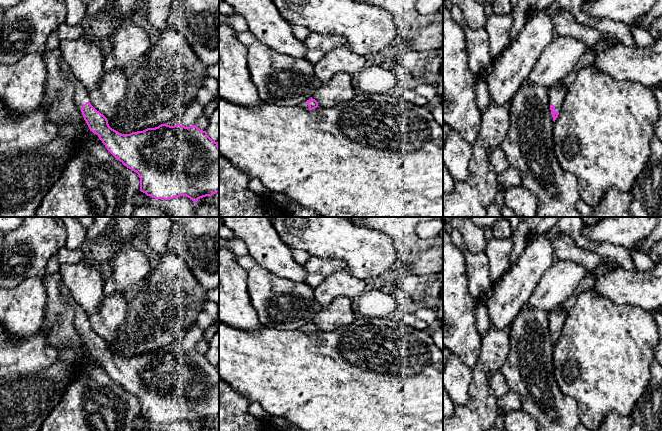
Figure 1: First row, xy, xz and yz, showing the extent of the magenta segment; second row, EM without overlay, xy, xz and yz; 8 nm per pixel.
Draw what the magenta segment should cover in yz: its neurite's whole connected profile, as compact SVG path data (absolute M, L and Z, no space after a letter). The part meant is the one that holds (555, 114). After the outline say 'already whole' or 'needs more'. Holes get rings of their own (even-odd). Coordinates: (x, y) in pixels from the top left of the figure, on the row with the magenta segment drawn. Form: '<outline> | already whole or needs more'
M562 81L549 88L549 104L554 122L559 115L566 92L567 89L564 87Z | needs more

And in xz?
M311 98L307 101L301 102L298 105L298 107L300 107L301 109L303 109L305 111L308 111L308 110L313 110L313 109L319 107L319 106L318 106L318 102L315 99Z | needs more

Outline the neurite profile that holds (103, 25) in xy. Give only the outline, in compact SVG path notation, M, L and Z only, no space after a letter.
M112 0L111 5L103 8L98 14L86 19L82 24L83 40L110 40L117 29L125 22L132 21L145 0Z

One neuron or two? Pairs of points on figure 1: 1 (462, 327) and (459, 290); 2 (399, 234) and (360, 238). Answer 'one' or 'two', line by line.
1: one
2: two

